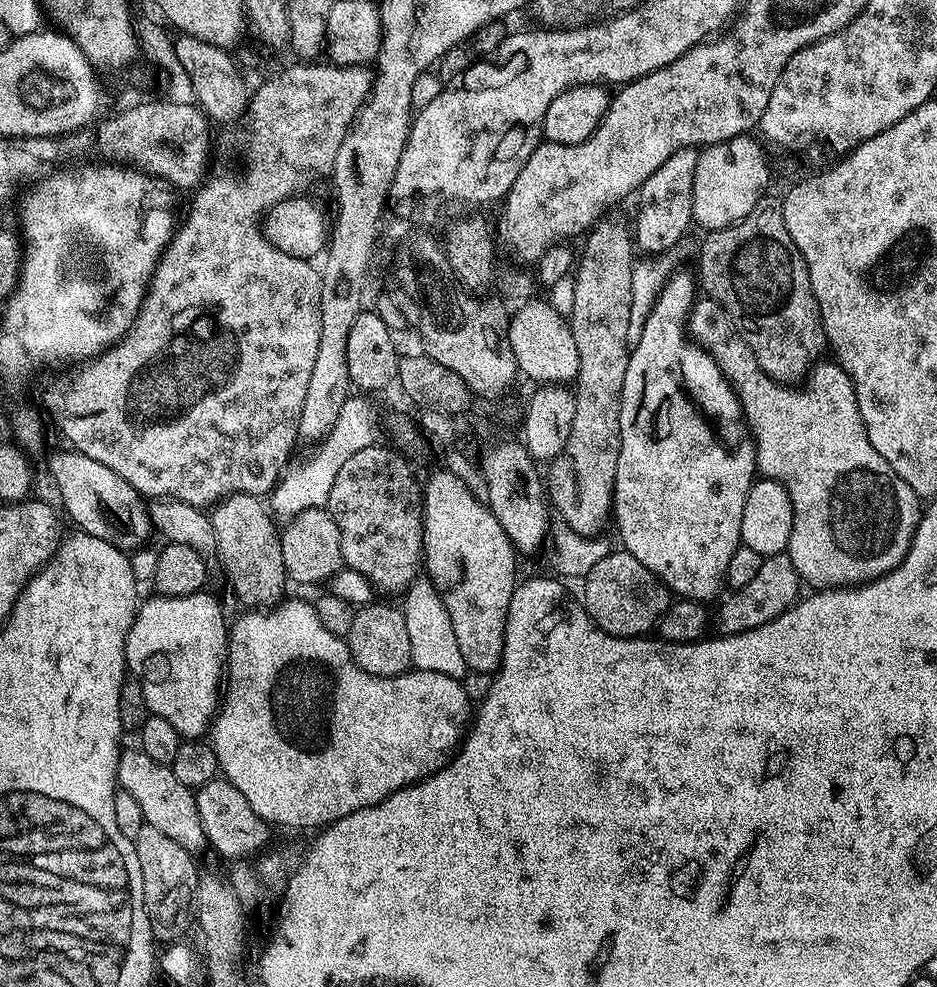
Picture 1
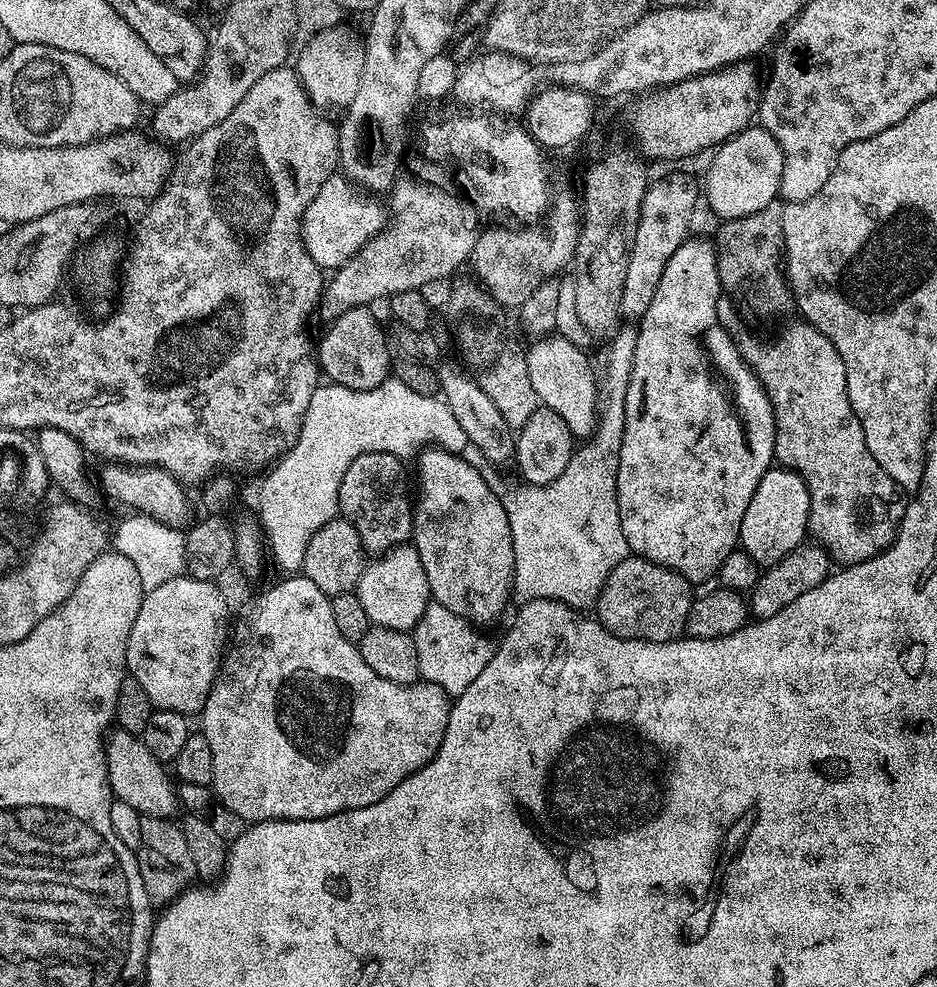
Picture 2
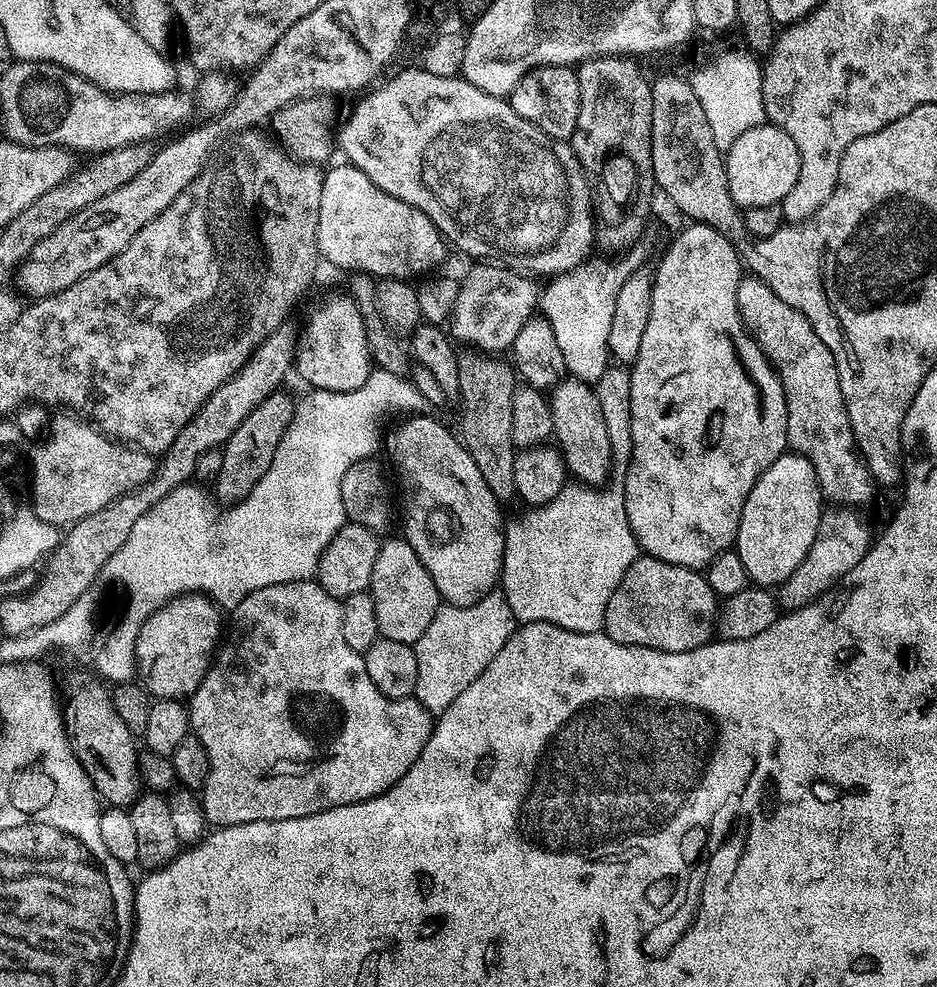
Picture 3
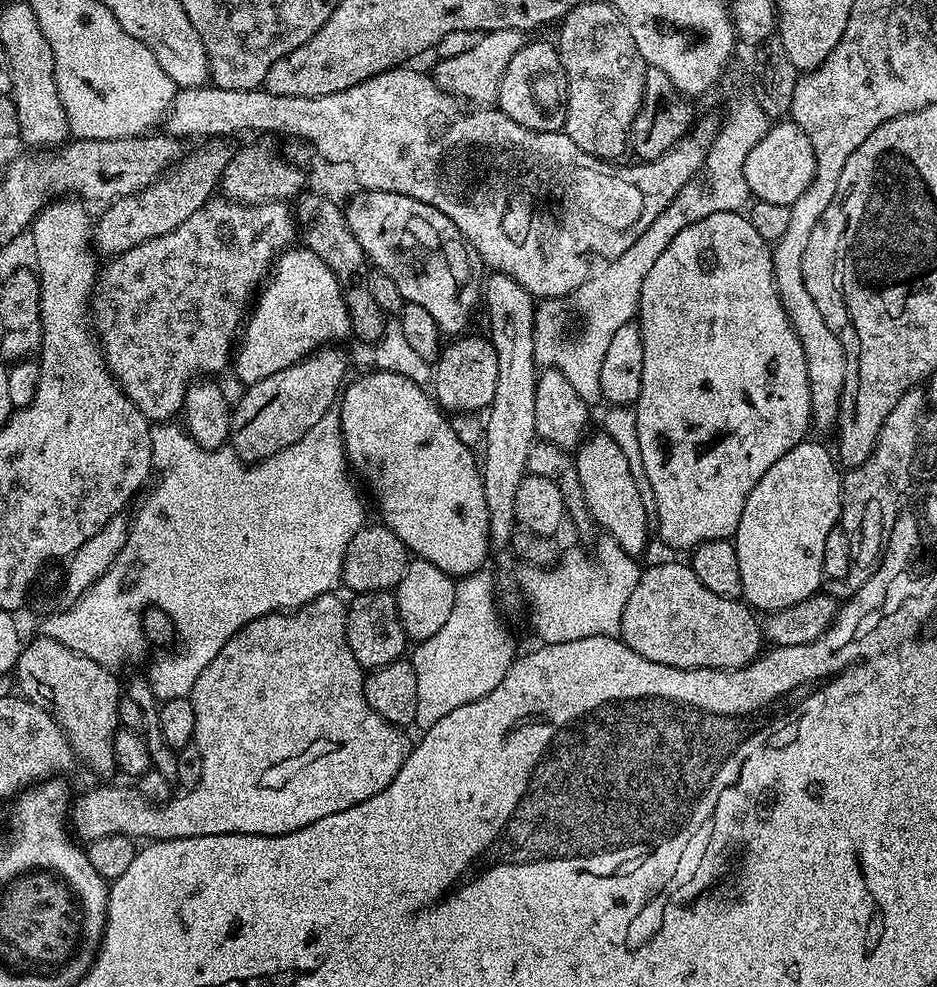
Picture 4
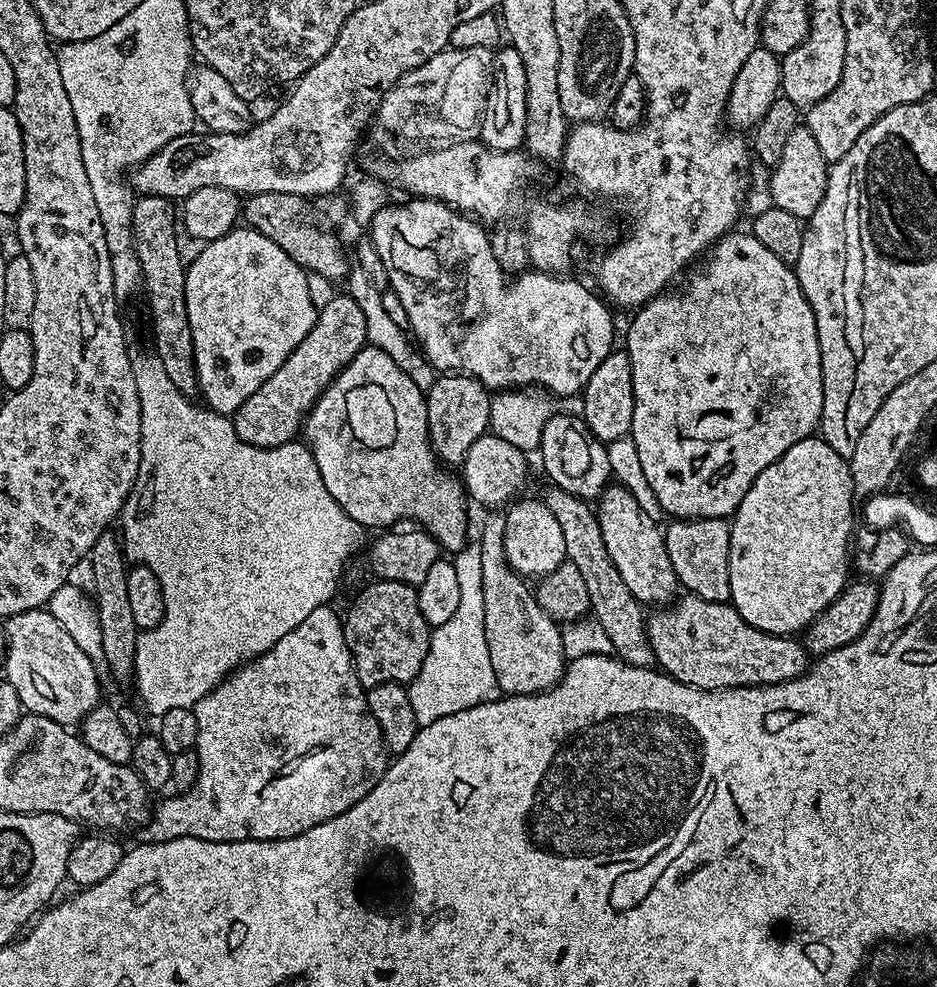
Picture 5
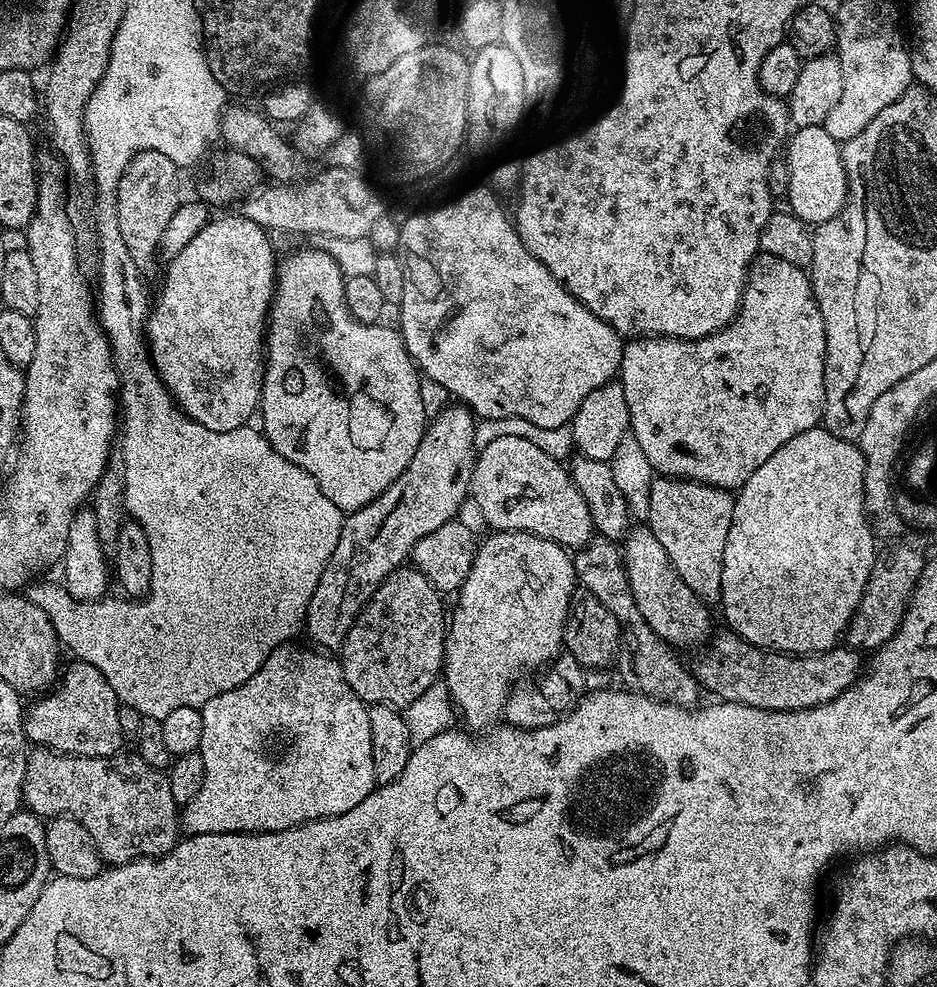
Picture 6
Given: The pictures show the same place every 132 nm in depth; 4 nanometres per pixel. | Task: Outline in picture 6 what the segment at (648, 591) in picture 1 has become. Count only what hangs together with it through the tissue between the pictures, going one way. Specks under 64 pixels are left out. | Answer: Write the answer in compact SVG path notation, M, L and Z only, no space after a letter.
M717 631L695 653L696 661L691 661L690 671L705 693L713 692L716 695L713 697L730 704L745 704L771 712L793 712L822 706L838 698L838 694L845 692L862 672L861 653L847 646L798 656L769 652L746 642L736 632L723 631Z

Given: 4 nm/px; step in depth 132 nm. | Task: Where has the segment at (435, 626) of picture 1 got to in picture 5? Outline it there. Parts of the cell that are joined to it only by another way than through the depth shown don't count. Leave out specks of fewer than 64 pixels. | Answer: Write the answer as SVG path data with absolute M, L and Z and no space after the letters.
M479 543L465 544L462 551L455 553L452 564L461 586L459 605L446 622L431 629L426 662L422 662L422 670L418 670L412 683L407 685L410 706L414 706L414 718L420 726L438 722L438 718L446 718L446 714L458 714L458 710L470 710L470 706L499 700L502 695L498 678L494 678L494 666L490 666L490 646L486 646L486 605L482 603L482 550Z

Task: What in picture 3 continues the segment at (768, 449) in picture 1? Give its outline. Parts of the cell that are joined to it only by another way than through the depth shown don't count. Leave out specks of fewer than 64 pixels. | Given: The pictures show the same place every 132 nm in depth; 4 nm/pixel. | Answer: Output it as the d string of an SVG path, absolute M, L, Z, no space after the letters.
M748 274L741 279L736 301L748 331L759 341L784 386L788 448L812 463L820 491L829 501L858 506L862 500L870 499L874 481L856 451L856 439L842 398L838 366L826 342L818 338L814 326L810 326L802 313L794 310L794 306L786 306L786 302L757 276Z

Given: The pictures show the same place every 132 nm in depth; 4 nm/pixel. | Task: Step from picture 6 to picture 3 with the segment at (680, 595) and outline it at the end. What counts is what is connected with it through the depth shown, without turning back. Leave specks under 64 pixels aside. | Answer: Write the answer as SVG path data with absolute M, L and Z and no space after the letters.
M575 378L565 379L556 385L550 396L553 414L554 440L560 443L558 451L564 458L564 467L577 476L584 486L604 486L609 483L614 457L610 446L610 433L602 418L602 406L598 406L596 389L593 385Z

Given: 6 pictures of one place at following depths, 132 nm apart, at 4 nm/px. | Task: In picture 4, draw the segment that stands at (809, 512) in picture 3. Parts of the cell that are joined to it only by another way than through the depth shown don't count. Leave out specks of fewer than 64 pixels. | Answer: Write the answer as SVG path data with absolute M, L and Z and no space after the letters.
M812 438L794 445L789 452L782 454L782 458L778 458L778 462L774 462L774 466L770 466L770 470L766 470L766 474L762 474L762 478L758 478L758 486L750 490L750 498L746 498L746 506L742 506L742 518L734 537L738 574L742 574L742 597L757 613L777 612L821 591L828 535L832 527L837 527L840 518L842 479L833 453L829 449L828 452L822 445L815 444Z

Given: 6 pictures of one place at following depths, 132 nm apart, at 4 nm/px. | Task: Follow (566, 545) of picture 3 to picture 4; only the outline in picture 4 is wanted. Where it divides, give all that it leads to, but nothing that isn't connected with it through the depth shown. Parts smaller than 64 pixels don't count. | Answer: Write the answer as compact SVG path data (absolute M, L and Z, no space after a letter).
M607 534L601 535L596 553L587 556L572 548L551 566L524 566L517 574L520 592L528 599L528 616L536 631L537 641L546 644L578 642L578 638L595 636L619 637L622 610L642 571L637 557L631 556Z

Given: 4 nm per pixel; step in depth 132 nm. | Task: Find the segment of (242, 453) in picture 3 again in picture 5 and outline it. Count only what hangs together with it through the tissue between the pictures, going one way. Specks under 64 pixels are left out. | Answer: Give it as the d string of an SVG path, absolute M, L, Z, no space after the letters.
M342 294L326 301L325 304L321 303L310 334L306 334L306 338L298 342L298 346L286 358L286 362L282 362L282 366L278 366L278 370L274 370L274 374L270 374L270 378L266 378L266 382L262 382L262 386L258 386L258 390L254 390L254 394L250 394L250 398L246 398L246 402L242 402L242 406L238 406L238 410L232 413L230 419L238 438L242 438L242 442L250 442L250 446L259 448L277 448L283 444L293 443L301 435L304 422L308 419L308 412L316 405L316 399L332 385L336 375L367 344L365 315L354 298L349 294Z

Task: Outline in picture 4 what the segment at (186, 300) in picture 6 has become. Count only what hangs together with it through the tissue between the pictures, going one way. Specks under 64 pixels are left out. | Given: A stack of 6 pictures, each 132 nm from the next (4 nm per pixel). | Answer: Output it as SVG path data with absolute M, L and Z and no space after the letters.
M293 246L276 257L262 291L255 297L254 307L234 348L236 376L244 386L262 382L262 378L270 378L270 374L278 374L278 370L286 370L286 366L305 360L313 352L340 342L336 340L349 339L351 330L352 323L346 310L344 292L326 262L322 262L322 258L318 258L318 254L314 254L309 248Z

